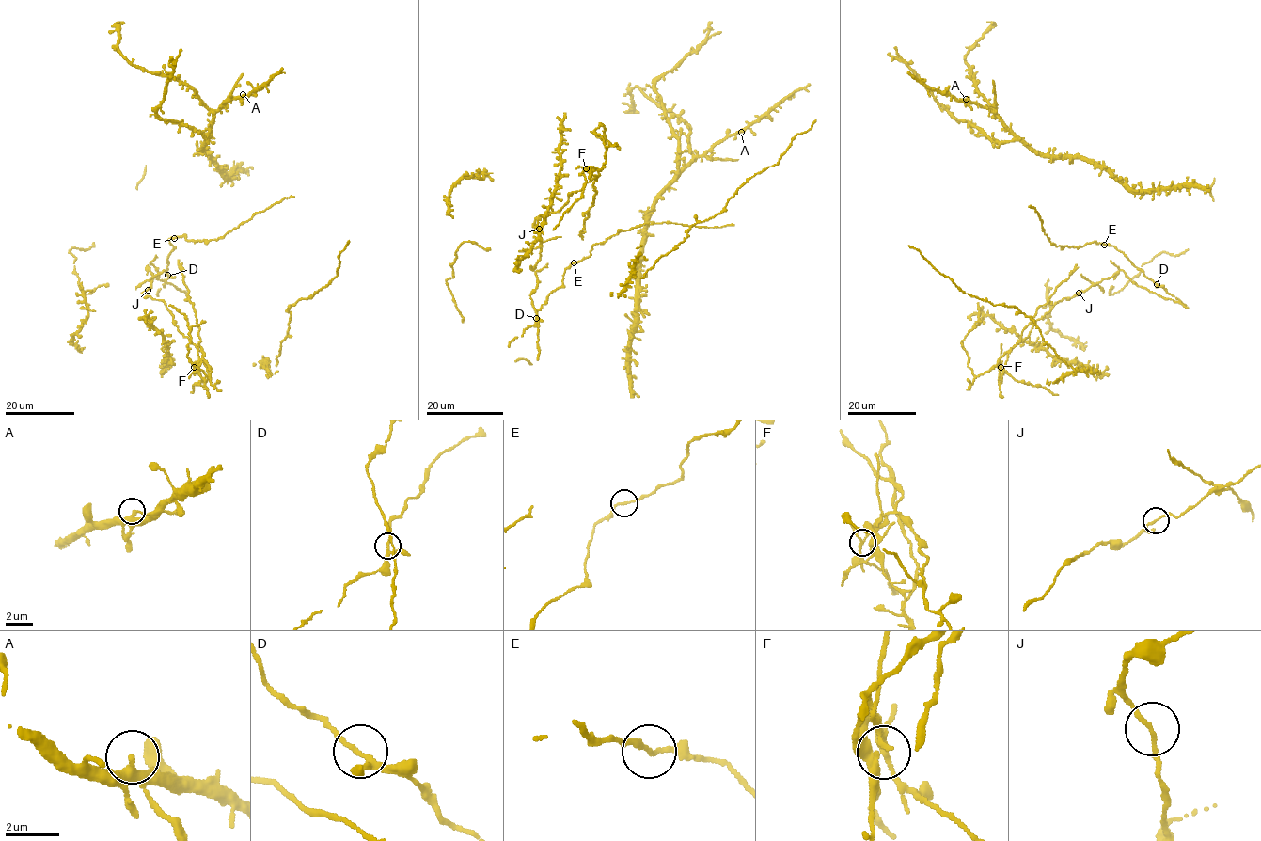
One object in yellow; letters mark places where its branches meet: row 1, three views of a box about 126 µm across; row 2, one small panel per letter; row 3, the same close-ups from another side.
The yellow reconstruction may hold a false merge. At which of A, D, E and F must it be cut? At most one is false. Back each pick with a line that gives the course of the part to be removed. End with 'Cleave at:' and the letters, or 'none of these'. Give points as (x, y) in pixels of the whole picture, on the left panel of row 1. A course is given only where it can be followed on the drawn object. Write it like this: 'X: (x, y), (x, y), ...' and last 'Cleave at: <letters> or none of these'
F: (194, 367), (204, 355), (179, 331), (164, 301), (143, 294), (152, 282), (149, 269), (147, 275)
Cleave at: F

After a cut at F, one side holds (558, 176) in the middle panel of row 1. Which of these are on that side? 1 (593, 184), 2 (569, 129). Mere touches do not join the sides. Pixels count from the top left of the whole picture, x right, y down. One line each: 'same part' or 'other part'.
1: other part
2: same part

